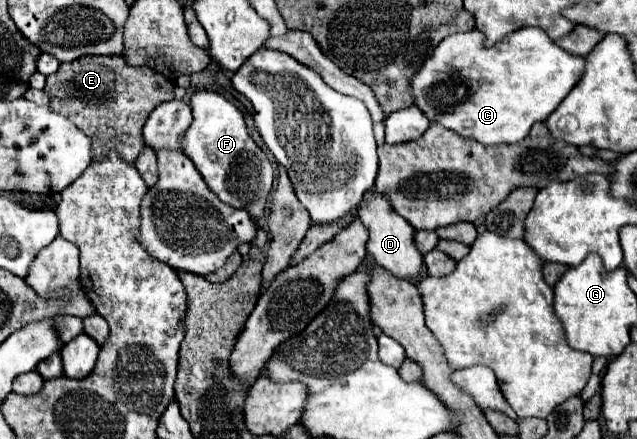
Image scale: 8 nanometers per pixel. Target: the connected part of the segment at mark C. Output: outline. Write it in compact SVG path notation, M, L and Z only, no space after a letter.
M539 27L519 29L493 47L485 47L483 33L473 29L467 33L445 37L445 41L437 45L433 55L417 71L411 87L415 105L431 119L431 123L441 123L447 129L453 129L465 137L473 137L483 145L511 145L523 141L529 135L533 123L545 121L553 113L553 109L557 109L567 93L581 81L583 69L585 57L567 53Z

